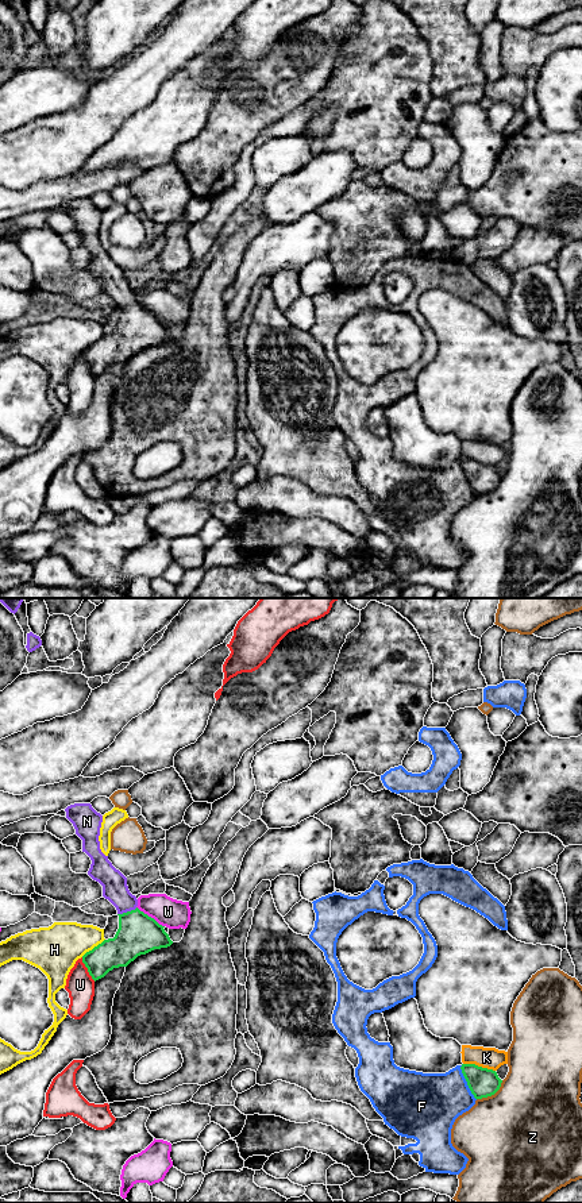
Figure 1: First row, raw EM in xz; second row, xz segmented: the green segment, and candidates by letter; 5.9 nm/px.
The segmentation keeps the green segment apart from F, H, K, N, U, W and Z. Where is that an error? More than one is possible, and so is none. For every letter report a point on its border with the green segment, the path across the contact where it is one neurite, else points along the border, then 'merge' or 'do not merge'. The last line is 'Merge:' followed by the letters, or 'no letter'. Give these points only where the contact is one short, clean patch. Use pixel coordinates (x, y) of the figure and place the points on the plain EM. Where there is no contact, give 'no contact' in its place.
F: meets green in xz at (467, 478); do not merge
H: meets green in xz at (93, 343); do not merge
K: meets green in xz at (480, 462); do not merge
N: meets green in xz at (127, 307); runs through xz (138, 328), (127, 307), (124, 296), (115, 284); merge
U: meets green in xz at (88, 365); do not merge
W: meets green in xz at (150, 312); do not merge
Z: meets green in xz at (492, 489); do not merge
Merge: N

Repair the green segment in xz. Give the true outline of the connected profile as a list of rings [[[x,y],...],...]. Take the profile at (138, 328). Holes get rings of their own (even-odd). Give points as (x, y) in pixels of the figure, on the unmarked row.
[[[74,198],[65,204],[76,230],[82,235],[82,247],[90,255],[88,270],[103,281],[103,292],[117,305],[119,324],[113,333],[104,335],[82,351],[82,358],[96,377],[109,366],[127,362],[138,351],[173,339],[165,321],[140,306],[138,294],[127,281],[127,273],[116,265],[100,244],[103,211],[90,198]]]

